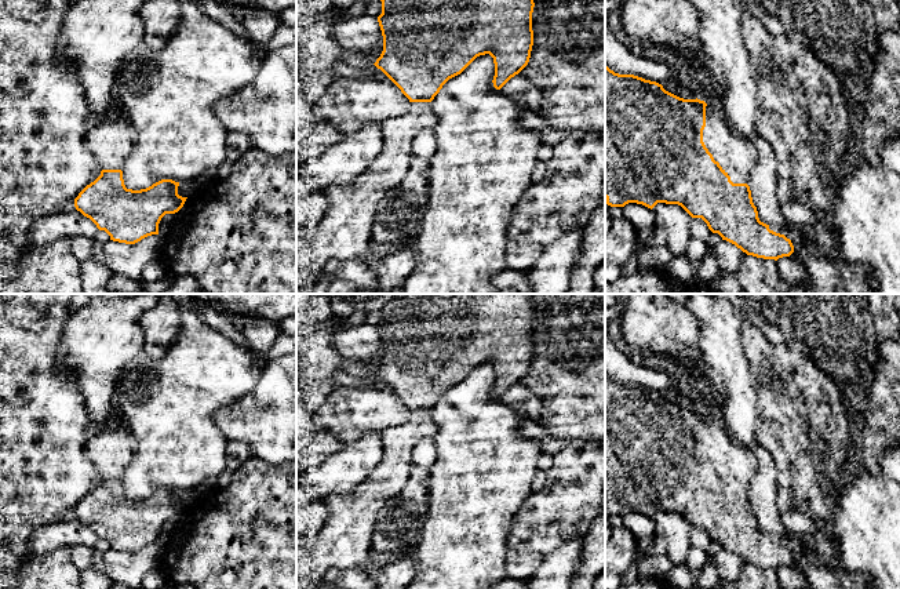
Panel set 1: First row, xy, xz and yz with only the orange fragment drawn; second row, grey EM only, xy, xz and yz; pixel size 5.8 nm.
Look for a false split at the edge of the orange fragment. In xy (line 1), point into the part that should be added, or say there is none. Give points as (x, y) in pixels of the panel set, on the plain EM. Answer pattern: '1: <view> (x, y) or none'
1: xy (110, 450)

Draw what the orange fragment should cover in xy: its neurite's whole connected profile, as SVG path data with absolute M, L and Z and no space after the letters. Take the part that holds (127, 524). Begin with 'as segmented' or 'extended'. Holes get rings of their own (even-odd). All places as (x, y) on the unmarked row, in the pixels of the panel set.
extended | M120 418L88 436L84 454L99 472L101 484L74 508L74 516L90 527L110 549L135 553L158 543L165 523L178 521L187 506L178 503L179 491L161 488L141 499L127 498L123 476L138 441Z

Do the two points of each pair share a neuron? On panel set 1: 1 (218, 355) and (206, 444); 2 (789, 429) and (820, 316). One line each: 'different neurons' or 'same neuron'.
1: same neuron
2: different neurons

